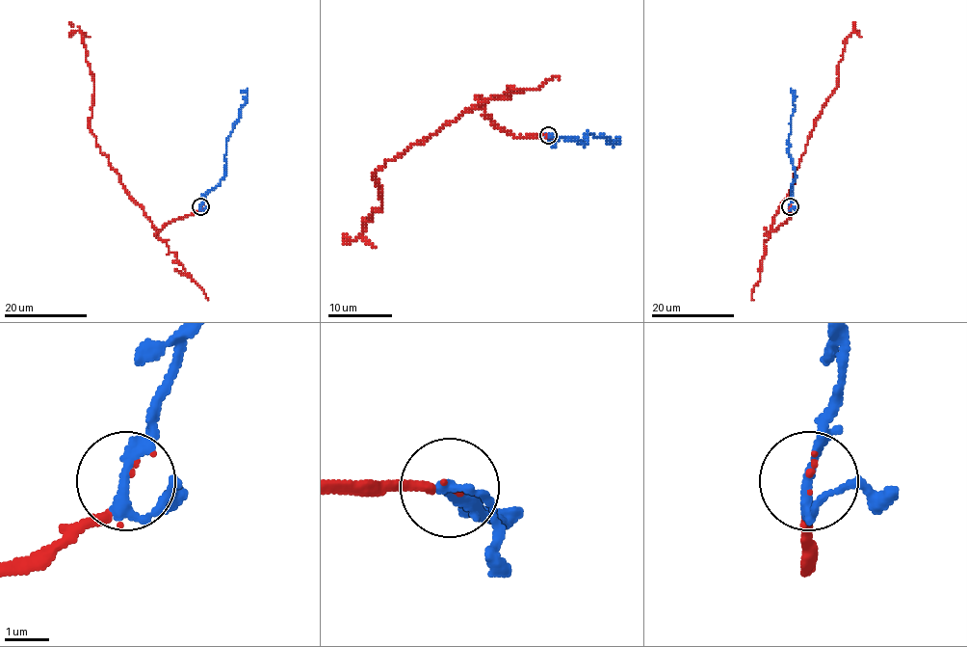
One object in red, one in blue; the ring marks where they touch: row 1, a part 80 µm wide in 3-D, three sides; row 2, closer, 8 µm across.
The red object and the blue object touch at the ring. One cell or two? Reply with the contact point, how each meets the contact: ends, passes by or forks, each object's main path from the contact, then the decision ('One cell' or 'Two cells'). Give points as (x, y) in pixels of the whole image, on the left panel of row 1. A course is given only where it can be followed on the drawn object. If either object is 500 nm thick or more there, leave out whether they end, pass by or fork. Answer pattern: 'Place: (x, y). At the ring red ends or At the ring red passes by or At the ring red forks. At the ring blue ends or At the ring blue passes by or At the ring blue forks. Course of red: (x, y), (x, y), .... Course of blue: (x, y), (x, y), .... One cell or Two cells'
Place: (200, 206). At the ring red ends. At the ring blue passes by. Course of red: (201, 206), (157, 230), (129, 196), (90, 127), (94, 79), (86, 60), (83, 35), (69, 21). Course of blue: (201, 207), (205, 195), (223, 175), (226, 139), (246, 102), (247, 94), (241, 91). One cell

